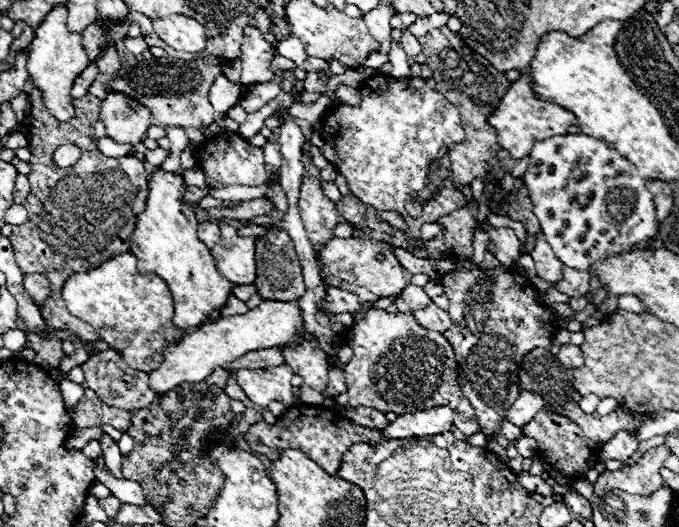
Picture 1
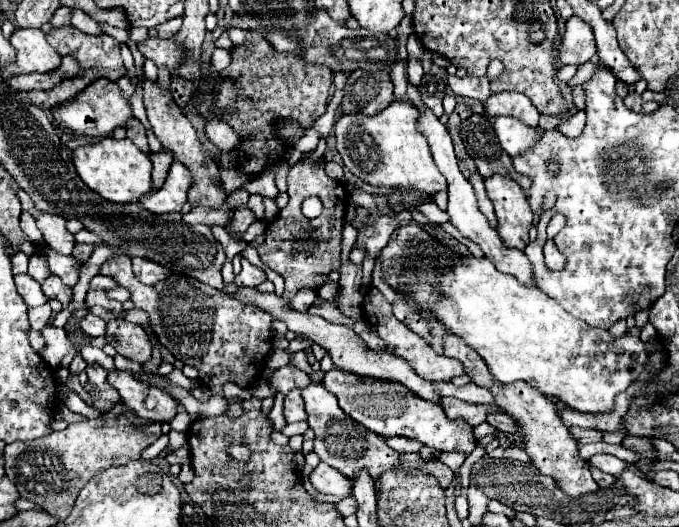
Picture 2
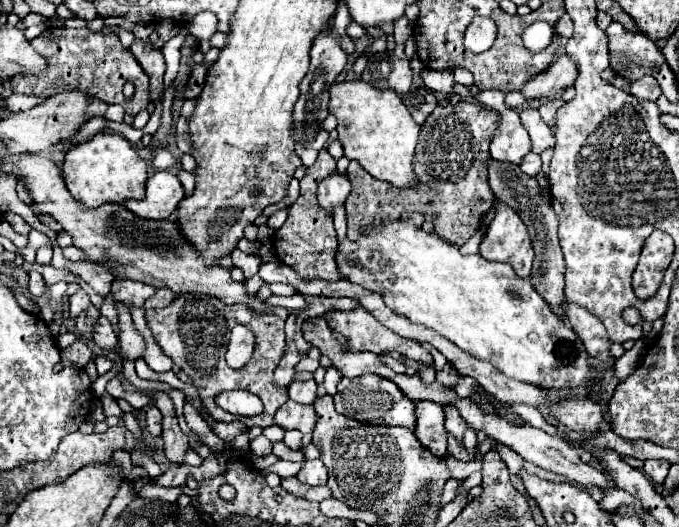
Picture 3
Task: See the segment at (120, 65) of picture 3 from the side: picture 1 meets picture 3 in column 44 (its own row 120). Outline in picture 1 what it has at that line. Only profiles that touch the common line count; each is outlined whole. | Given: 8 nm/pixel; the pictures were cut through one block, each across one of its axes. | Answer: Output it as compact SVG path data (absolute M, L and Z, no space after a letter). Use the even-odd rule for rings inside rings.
M110 44L94 60L94 64L98 66L100 72L92 82L92 86L88 88L88 92L82 98L78 98L78 110L70 122L58 122L54 116L48 114L48 110L44 108L40 88L32 88L30 92L32 120L28 124L26 136L32 154L30 158L32 172L28 174L30 196L22 204L28 210L30 220L26 220L20 226L14 226L10 234L10 242L16 252L16 260L22 274L40 272L50 282L50 296L42 304L42 316L48 328L72 332L84 344L98 342L100 334L84 320L78 320L76 316L68 314L60 296L62 286L68 280L68 276L76 272L94 270L112 256L128 250L128 242L136 226L136 212L130 202L134 202L136 196L140 198L142 194L146 194L150 178L150 172L146 172L144 162L140 162L138 158L132 156L108 158L96 146L92 124L98 122L98 106L104 100L104 94L108 92L108 82L116 76L118 68L122 66L116 46ZM62 144L74 144L82 152L78 162L68 168L58 168L52 162L56 148ZM60 180L62 186L56 186ZM36 216L40 216L42 220L36 220Z

